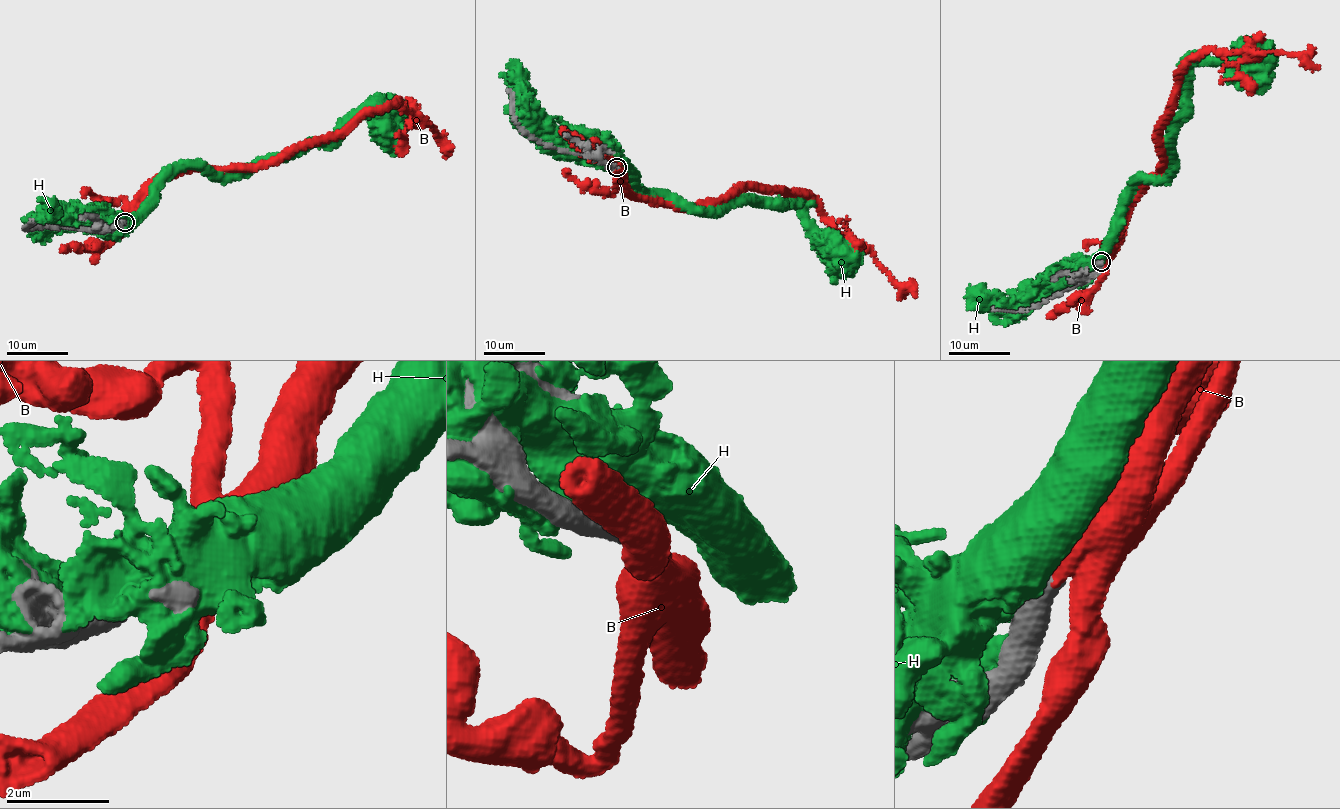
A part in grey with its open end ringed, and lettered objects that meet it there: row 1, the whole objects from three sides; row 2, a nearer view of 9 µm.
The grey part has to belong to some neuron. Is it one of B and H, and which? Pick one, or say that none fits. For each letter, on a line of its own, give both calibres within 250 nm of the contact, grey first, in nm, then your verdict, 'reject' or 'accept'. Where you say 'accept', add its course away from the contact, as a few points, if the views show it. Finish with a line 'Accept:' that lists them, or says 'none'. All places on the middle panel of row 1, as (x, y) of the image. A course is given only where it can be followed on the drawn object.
B: calibres 480 and 400 nm; accept; course (617, 167), (635, 195), (667, 204), (721, 202), (751, 188), (814, 197), (845, 237), (917, 296)
H: calibres 480 and 500 nm; reject
Accept: B

